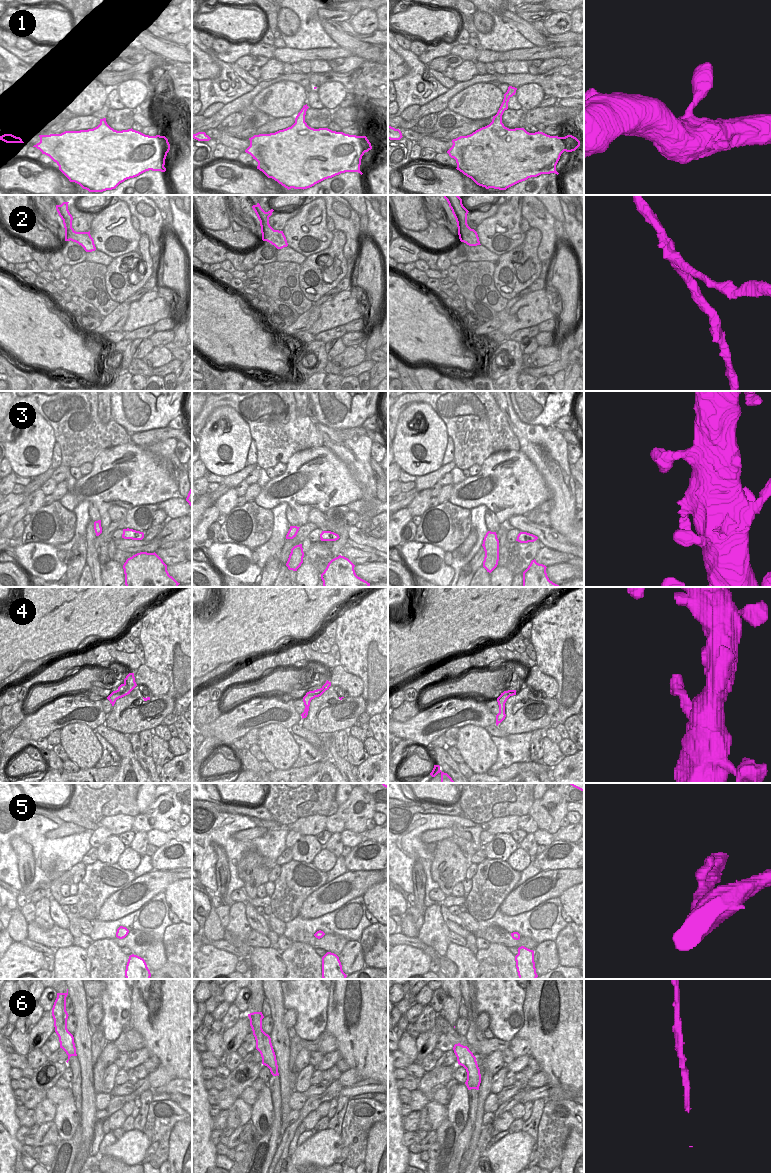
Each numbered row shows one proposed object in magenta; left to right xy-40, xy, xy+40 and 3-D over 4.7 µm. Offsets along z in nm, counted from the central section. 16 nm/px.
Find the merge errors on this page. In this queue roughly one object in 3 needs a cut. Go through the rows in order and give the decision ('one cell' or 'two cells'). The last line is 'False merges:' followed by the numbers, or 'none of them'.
1: one cell
2: two cells
3: one cell
4: one cell
5: one cell
6: one cell
False merges: 2

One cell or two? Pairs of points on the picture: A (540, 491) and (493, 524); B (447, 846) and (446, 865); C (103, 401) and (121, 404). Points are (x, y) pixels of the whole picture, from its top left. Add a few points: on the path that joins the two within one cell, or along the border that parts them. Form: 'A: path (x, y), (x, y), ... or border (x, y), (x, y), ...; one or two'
A: border (488, 508), (495, 515), (499, 524); two
B: path (447, 851), (447, 860); one
C: border (109, 401), (111, 418); two

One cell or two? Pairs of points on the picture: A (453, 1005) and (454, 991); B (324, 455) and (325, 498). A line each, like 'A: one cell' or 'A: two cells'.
A: one cell
B: one cell

